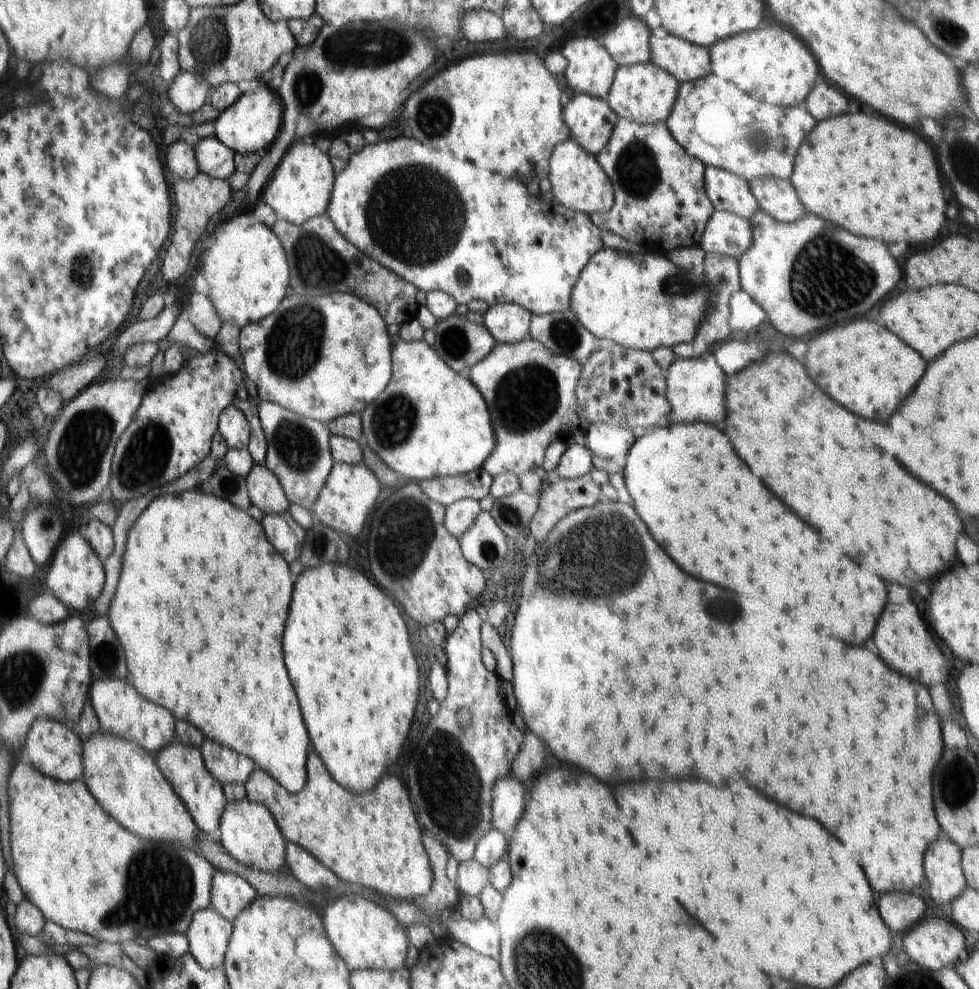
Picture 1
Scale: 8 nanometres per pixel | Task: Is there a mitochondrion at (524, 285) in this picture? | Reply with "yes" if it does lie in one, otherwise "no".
no

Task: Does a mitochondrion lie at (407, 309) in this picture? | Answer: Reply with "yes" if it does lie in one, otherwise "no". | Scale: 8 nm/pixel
no

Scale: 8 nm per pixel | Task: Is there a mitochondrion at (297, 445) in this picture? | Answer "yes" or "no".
yes

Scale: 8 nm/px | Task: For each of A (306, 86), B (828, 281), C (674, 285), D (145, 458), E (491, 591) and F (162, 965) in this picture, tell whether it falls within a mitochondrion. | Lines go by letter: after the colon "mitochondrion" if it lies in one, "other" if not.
A: mitochondrion
B: mitochondrion
C: mitochondrion
D: mitochondrion
E: other
F: other

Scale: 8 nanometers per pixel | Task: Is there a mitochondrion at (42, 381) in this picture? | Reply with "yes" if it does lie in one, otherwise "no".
no

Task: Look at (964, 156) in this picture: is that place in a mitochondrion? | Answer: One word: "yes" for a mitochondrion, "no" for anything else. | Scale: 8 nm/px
yes

